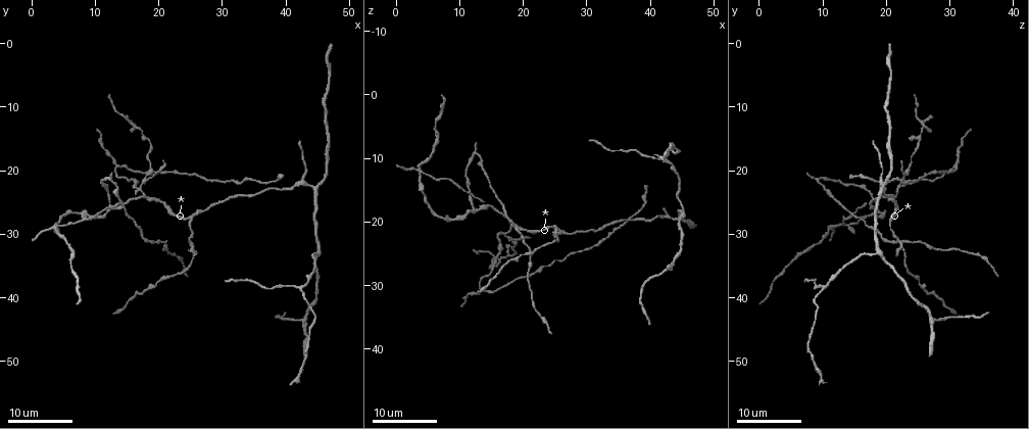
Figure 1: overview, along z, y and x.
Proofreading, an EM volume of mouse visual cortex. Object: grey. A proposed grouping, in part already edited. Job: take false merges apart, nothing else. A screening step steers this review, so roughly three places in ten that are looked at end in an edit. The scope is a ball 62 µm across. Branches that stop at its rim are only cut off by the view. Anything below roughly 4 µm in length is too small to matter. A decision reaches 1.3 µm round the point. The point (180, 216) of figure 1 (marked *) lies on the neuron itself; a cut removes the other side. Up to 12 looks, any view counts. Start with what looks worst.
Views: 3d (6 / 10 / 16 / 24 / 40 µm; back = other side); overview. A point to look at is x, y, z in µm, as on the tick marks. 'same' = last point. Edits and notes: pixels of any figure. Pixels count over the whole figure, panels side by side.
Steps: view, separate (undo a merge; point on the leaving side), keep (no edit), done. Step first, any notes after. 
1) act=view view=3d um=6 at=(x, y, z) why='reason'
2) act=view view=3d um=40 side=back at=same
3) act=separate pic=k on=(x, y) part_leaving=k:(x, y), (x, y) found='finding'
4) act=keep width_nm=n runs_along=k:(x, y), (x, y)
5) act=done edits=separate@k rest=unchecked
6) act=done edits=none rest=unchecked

act=view view=3d um=16 at=(17.0, 22.5, 22.0) why='four arms meet'

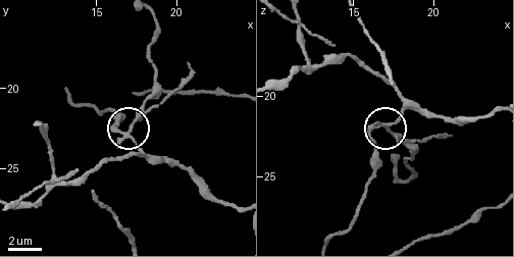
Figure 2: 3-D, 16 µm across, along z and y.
act=view view=3d um=6 at=(16.9, 22.8, 21.9)

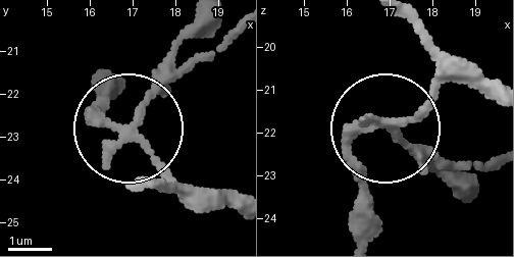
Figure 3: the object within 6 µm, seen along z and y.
act=separate pic=3 on=(153, 75) part_leaving=3:(389, 125), (447, 185) found='a second neuron is stuck on'

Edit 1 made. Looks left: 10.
act=view view=overview why='redraw'

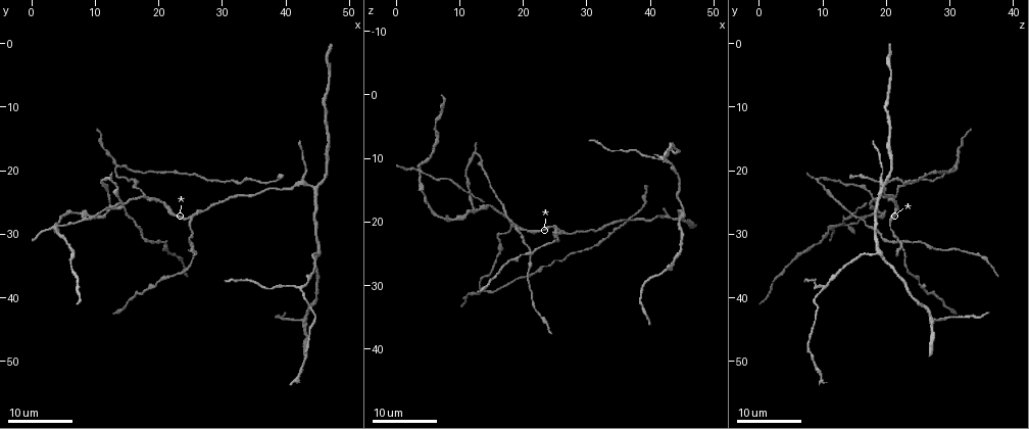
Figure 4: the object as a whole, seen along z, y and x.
act=view view=3d um=24 at=(4.5, 28.5, 12.5) why='a fork'

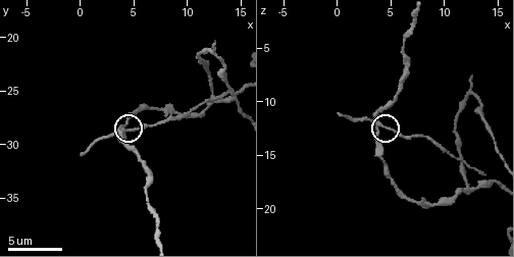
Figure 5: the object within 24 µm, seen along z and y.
act=view view=3d um=6 at=(4.2, 28.8, 12.2)

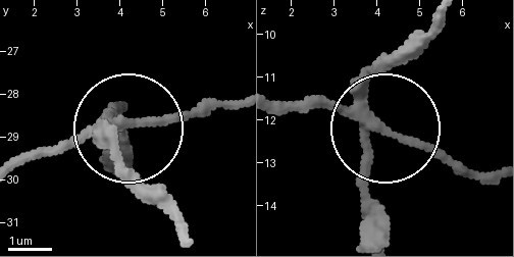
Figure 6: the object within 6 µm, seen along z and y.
act=view view=3d um=6 side=back at=(4.30, 28.70, 12.20)

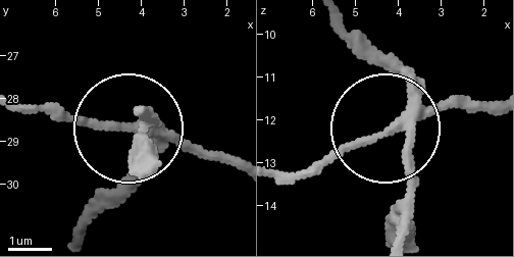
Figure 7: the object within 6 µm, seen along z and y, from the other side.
act=separate pic=7 on=(211, 157) width_nm=210 part_leaving=7:(412, 120), (273, 175) found='a second neuron is stuck on'

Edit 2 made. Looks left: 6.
act=view view=3d um=16 at=(42.5, 43.5, 27.5) why='three arms meet'

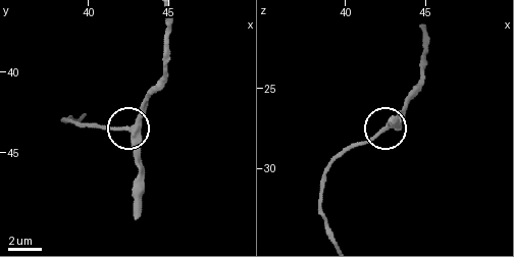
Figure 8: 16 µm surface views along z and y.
act=view view=3d um=6 at=(42.7, 43.8, 27.3)

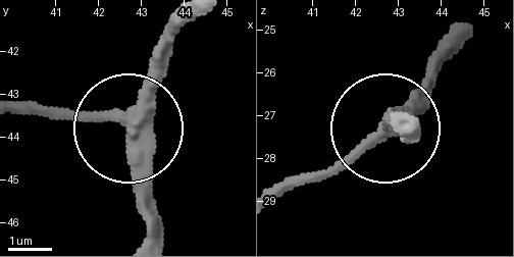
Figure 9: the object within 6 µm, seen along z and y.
act=keep arms=3 runs_along=9:(185, 17), (131, 138), (152, 237) found='all the same neuron'

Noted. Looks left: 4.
act=view view=3d um=16 at=(43.0, 21.5, 19.0) why='a fork'

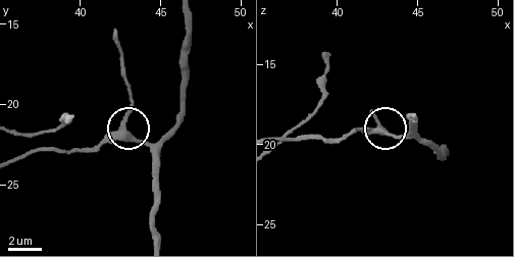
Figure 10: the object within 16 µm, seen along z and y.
act=view view=3d um=10 at=same why='closer look'

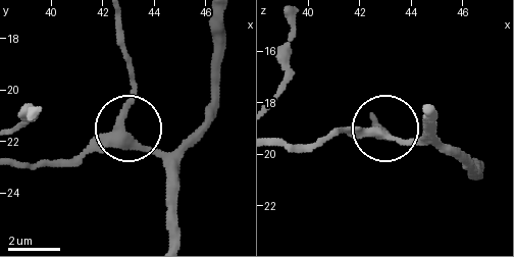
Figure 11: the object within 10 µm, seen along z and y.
act=keep side_arm_um=7 arms=3 found='all the same neuron'

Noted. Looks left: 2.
act=view view=3d um=16 at=(42.5, 38.5, 10.0)

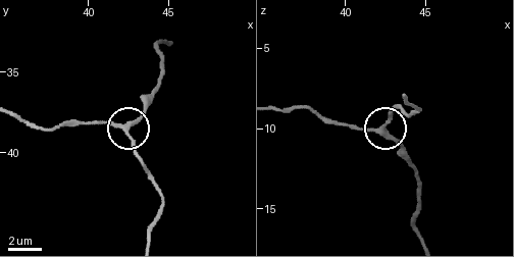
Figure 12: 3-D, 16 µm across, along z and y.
act=view view=3d um=10 at=(42.2, 38.5, 10.1)

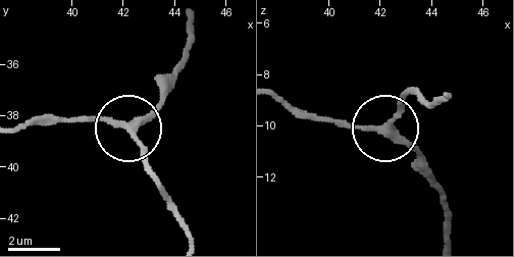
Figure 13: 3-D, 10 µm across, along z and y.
act=keep width_nm=240 runs_along=13:(189, 20), (189, 53), (177, 80), (136, 121), (39, 119) found='continuous, no second neuron'

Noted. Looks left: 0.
act=done edits=separate@3,separate@7 rest=unchecked

